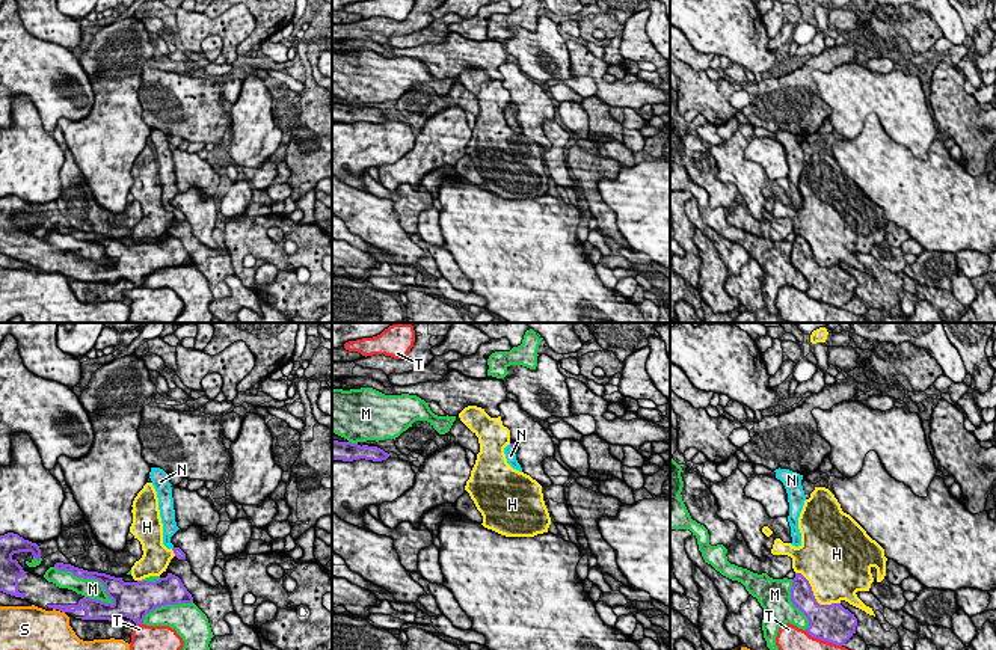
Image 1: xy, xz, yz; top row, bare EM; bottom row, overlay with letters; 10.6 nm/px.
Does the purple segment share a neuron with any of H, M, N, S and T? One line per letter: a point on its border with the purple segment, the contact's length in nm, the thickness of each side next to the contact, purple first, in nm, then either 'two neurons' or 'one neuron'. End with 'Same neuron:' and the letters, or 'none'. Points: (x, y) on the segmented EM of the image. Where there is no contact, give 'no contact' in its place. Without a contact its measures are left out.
H: yz (814, 596) | 600 nm | 280/460 nm | two neurons
M: xy (88, 578) | 750 nm | 160/200 nm | two neurons
N: xz (512, 448) | 110 nm | 60/120 nm | one neuron
S: no contact | two neurons
T: yz (823, 640) | 420 nm | 400/220 nm | two neurons
Same neuron: N

